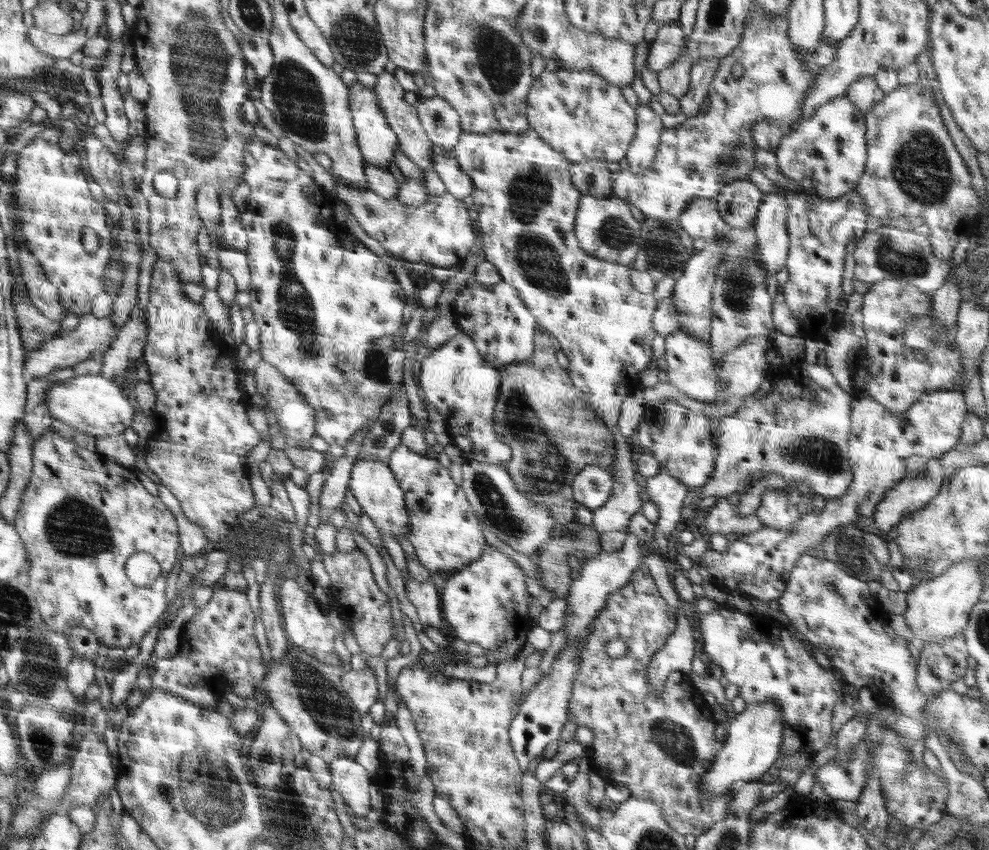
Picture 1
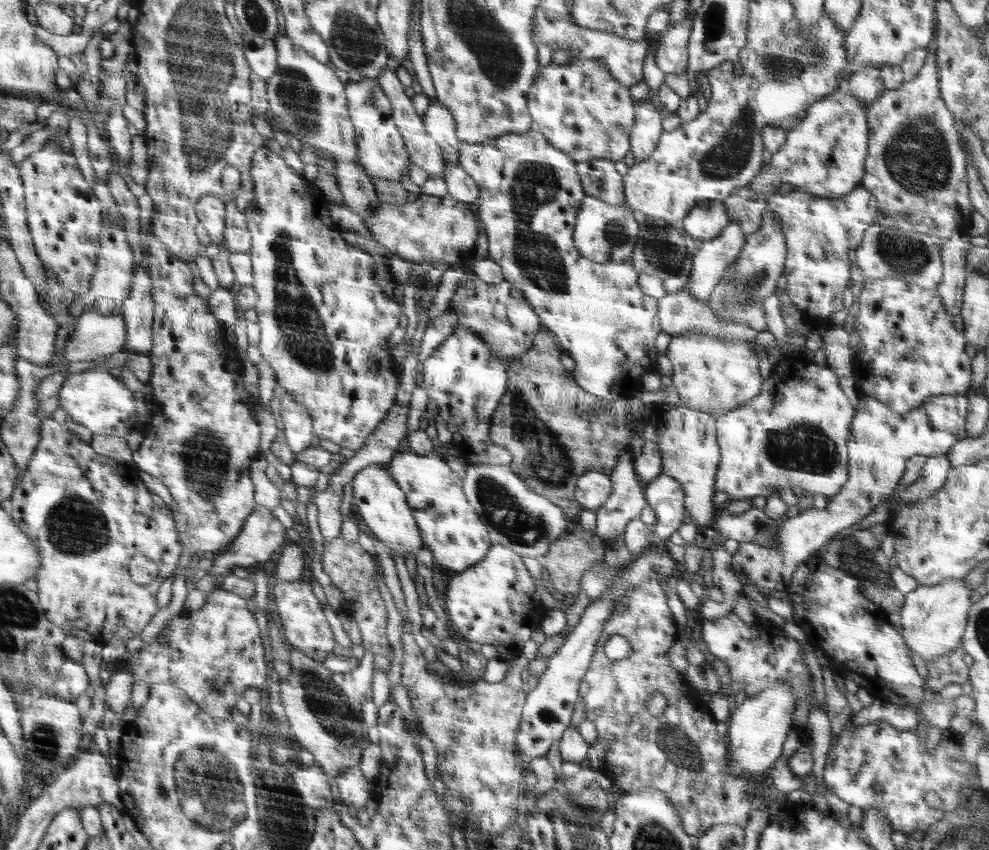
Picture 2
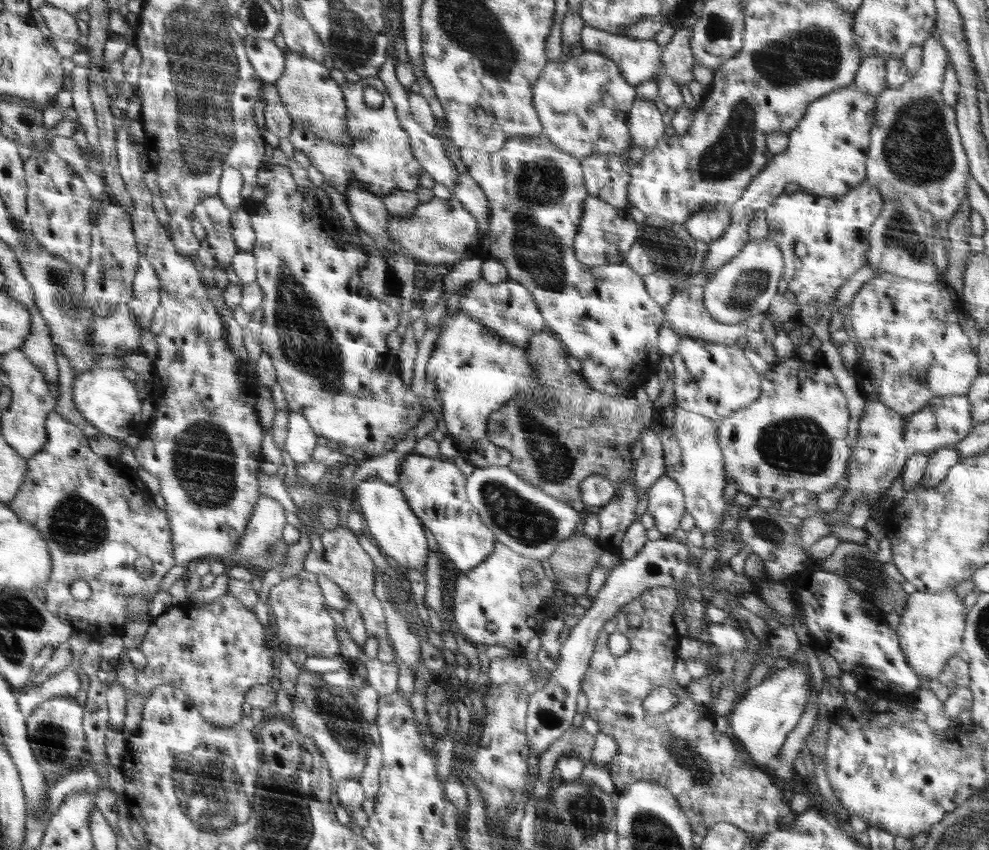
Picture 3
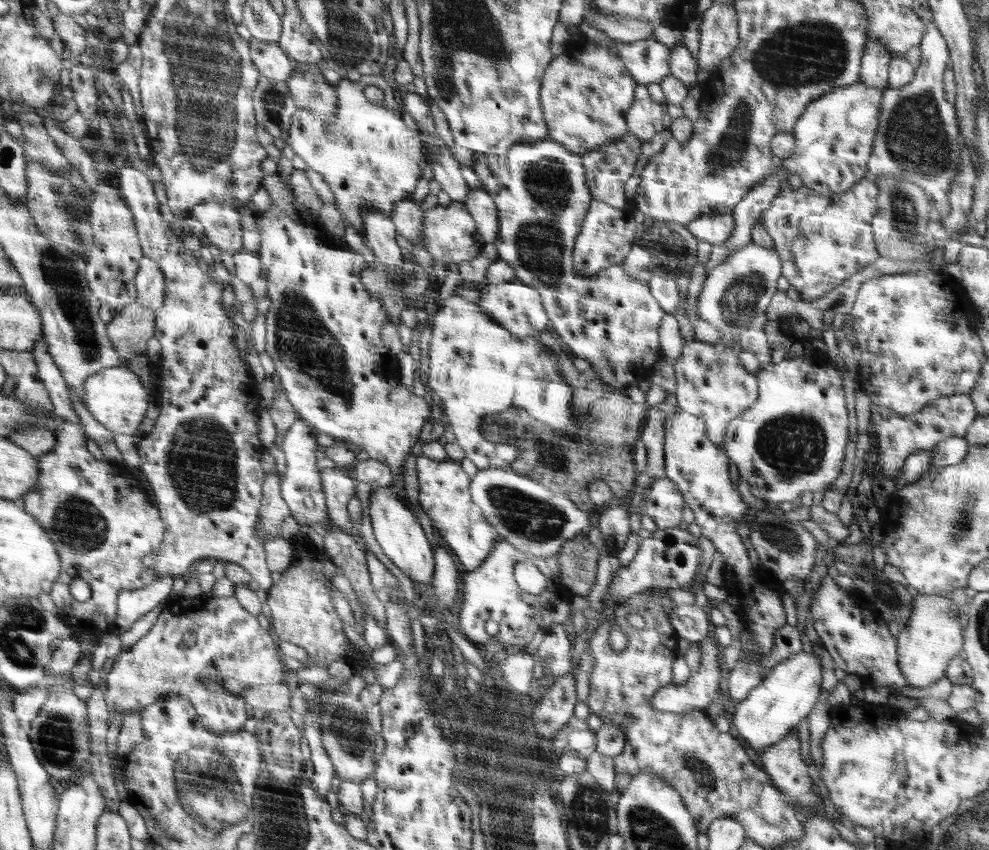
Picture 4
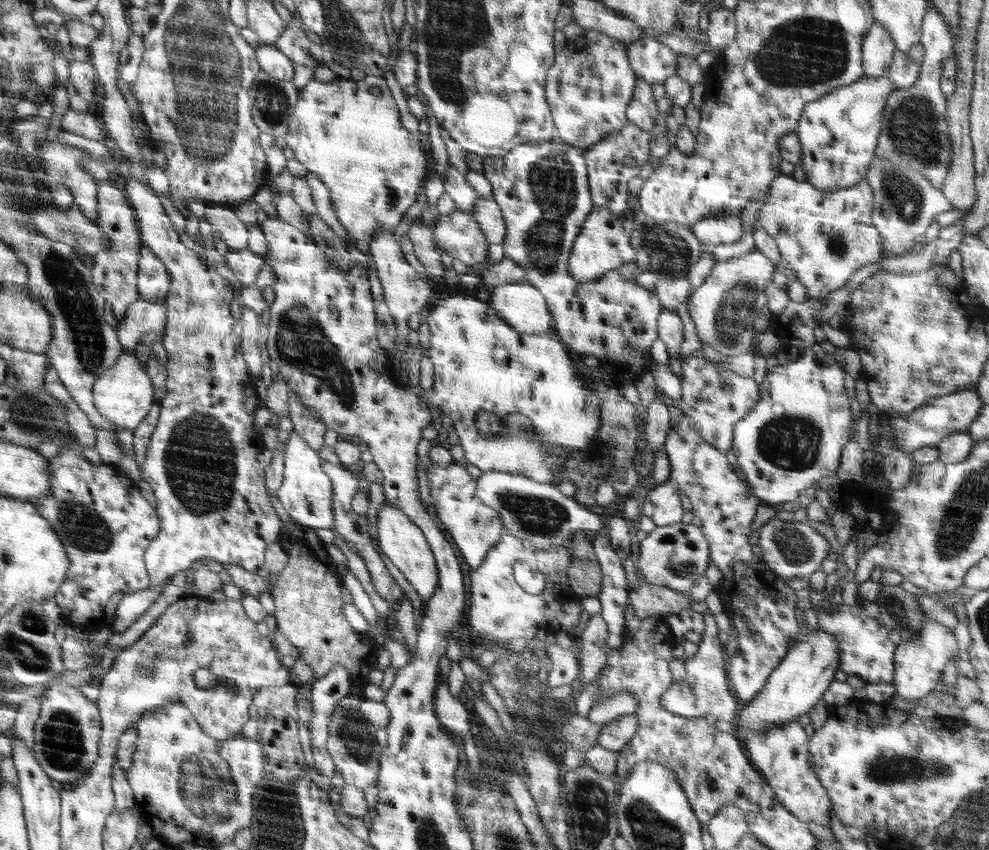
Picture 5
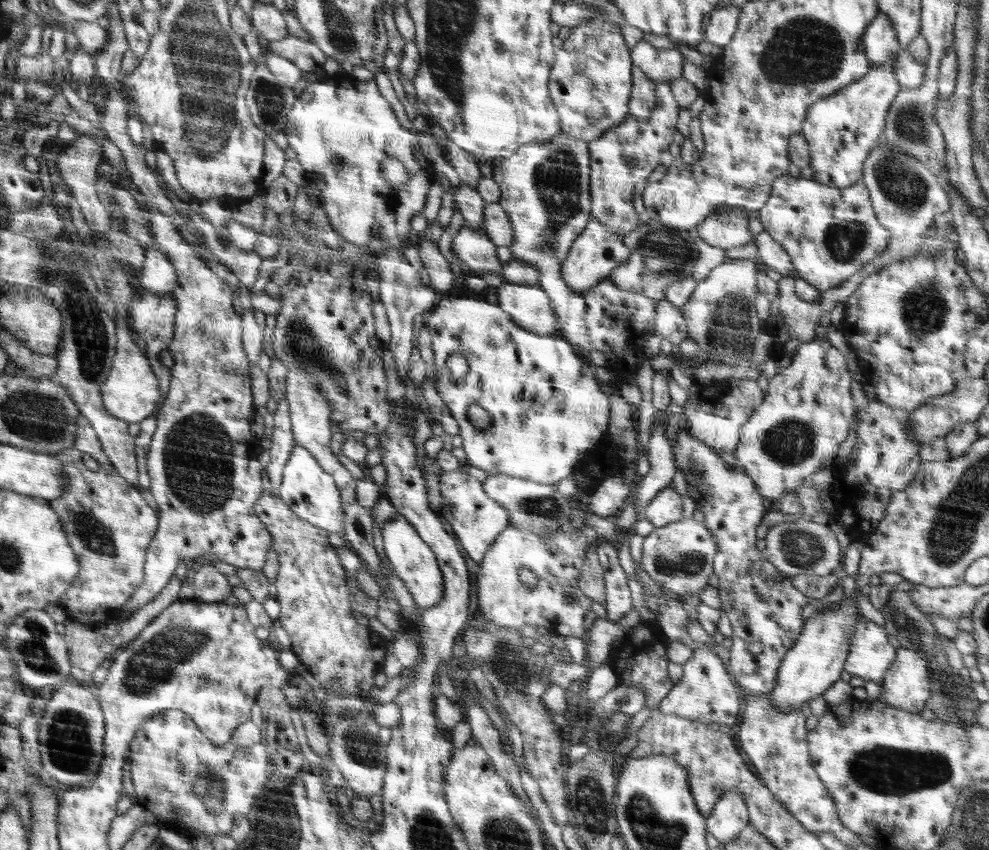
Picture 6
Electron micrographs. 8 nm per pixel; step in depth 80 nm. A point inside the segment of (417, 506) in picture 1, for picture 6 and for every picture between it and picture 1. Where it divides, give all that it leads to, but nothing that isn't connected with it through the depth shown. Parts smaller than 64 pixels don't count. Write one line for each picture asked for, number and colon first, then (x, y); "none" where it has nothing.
2: (450, 527)
3: (434, 487)
4: (444, 496)
5: (475, 528)
6: (473, 518)

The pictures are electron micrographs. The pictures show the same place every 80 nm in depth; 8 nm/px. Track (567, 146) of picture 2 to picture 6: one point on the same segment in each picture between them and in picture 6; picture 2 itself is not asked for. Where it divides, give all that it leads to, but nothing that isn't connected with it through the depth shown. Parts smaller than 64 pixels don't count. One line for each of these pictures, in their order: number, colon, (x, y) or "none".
3: (583, 104)
4: (585, 95)
5: (590, 84)
6: (590, 83)

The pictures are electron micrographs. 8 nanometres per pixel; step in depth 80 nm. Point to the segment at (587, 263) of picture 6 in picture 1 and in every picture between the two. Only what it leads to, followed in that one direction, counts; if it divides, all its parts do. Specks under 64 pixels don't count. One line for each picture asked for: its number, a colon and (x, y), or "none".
1: (605, 227)
2: (603, 233)
3: (605, 235)
4: (606, 237)
5: (603, 244)

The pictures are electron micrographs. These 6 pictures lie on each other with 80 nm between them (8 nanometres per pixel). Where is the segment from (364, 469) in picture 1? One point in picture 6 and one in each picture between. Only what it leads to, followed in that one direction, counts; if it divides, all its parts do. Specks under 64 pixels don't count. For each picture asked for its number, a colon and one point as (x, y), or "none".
2: (382, 506)
3: (389, 521)
4: (401, 537)
5: (399, 538)
6: (413, 560)

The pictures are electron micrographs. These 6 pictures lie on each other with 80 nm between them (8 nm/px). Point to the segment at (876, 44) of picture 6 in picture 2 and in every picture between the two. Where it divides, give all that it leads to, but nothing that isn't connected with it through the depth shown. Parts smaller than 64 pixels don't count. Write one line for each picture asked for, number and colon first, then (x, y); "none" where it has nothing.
2: (866, 84)
3: (870, 78)
4: (874, 71)
5: (878, 48)

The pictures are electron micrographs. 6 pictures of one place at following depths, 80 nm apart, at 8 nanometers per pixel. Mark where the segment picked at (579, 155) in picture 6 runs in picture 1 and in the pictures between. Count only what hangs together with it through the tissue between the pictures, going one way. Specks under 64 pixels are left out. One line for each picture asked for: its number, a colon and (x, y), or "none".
1: (524, 201)
2: (530, 194)
3: (603, 315)
4: (539, 187)
5: (542, 189)

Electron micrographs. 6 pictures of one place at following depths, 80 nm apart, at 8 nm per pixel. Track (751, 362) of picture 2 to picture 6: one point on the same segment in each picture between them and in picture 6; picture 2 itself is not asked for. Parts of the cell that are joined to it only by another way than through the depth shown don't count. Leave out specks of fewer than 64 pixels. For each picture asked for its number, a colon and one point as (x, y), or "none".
3: (712, 379)
4: (715, 386)
5: (715, 400)
6: (715, 414)

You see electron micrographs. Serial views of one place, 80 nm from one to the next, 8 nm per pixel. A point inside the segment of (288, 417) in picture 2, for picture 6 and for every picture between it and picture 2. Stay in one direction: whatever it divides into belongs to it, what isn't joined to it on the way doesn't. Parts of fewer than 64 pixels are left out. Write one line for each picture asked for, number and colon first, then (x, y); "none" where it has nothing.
3: (300, 441)
4: (301, 489)
5: (305, 493)
6: (308, 489)

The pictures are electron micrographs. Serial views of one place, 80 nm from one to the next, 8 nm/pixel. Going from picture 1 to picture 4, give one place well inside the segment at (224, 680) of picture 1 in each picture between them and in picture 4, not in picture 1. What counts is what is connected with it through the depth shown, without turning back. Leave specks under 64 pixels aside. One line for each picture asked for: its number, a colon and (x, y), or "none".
2: (213, 654)
3: (214, 653)
4: (193, 647)

